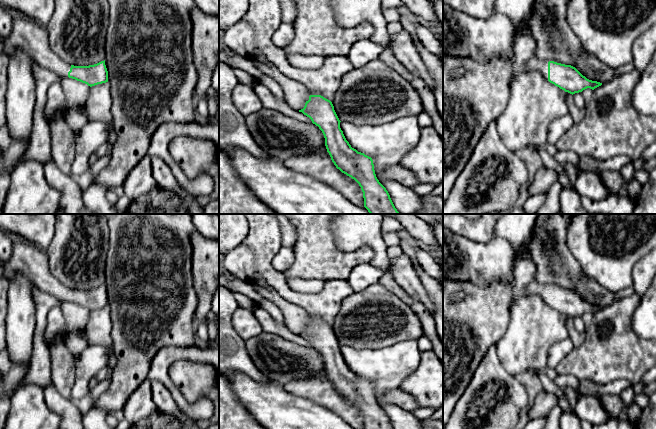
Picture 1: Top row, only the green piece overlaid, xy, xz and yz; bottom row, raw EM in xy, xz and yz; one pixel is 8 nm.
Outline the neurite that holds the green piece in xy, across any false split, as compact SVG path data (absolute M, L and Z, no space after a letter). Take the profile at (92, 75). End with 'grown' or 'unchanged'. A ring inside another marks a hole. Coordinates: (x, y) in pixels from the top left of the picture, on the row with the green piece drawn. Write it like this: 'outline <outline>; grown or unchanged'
outline M21 15L12 19L12 28L6 44L25 50L38 65L61 78L69 77L90 87L108 82L105 60L89 66L65 63L52 51L46 27L27 16Z; grown

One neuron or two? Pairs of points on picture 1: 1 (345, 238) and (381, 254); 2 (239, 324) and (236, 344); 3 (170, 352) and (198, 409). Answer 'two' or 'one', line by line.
1: one
2: two
3: one

